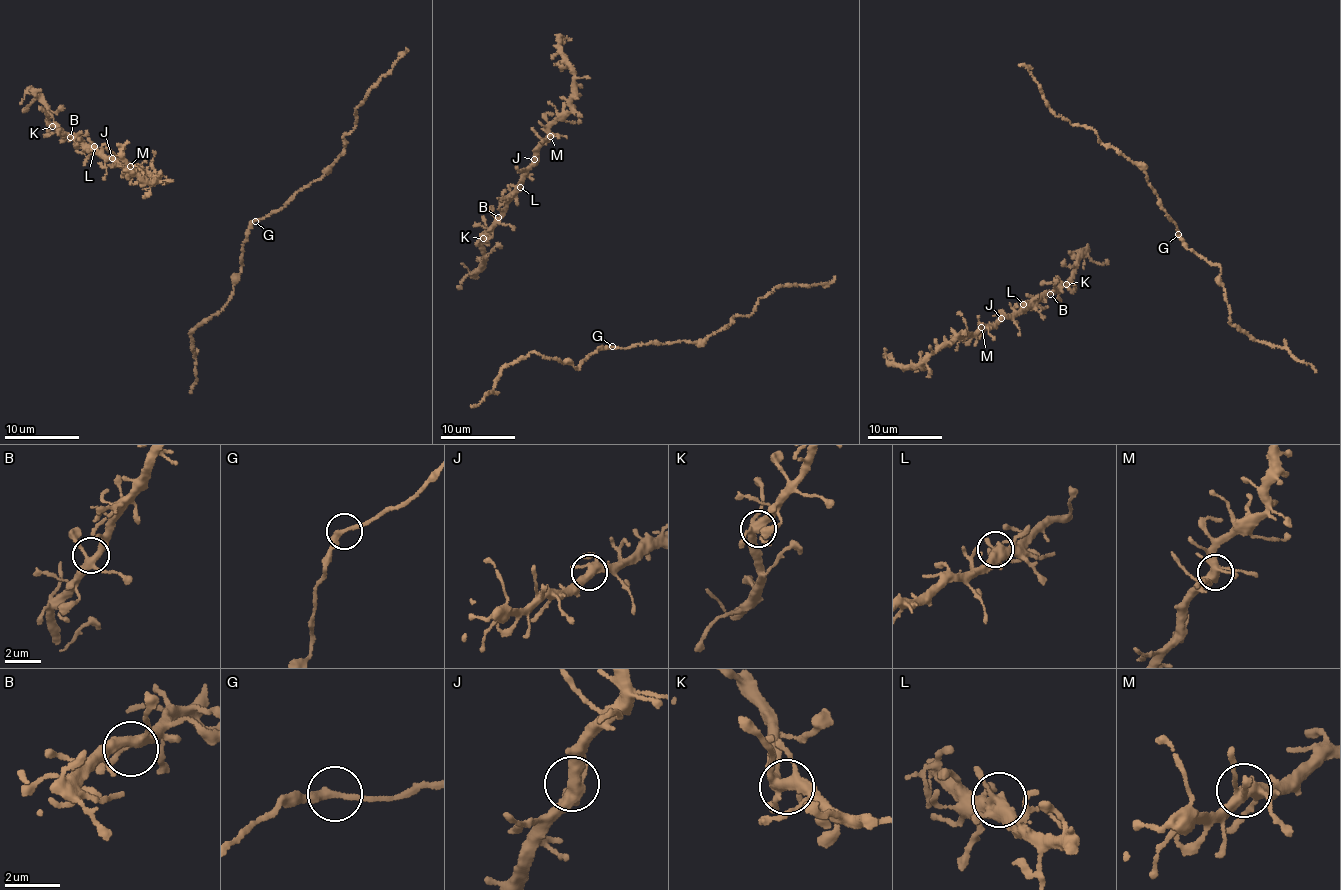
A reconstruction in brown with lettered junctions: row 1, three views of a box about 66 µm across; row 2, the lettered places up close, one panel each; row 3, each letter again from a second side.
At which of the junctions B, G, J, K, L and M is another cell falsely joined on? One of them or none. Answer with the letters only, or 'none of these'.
none of these

